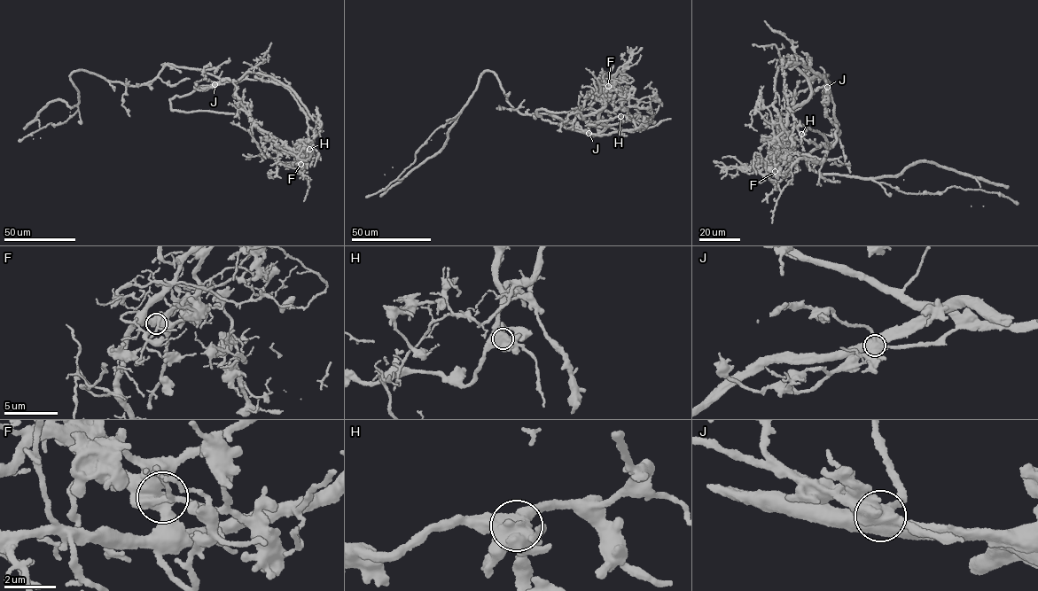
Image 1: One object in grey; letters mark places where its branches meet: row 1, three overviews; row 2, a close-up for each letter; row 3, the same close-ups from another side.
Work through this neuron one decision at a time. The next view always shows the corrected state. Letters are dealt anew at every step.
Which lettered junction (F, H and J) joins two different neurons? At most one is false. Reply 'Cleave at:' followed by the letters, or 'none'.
Cleave at: J

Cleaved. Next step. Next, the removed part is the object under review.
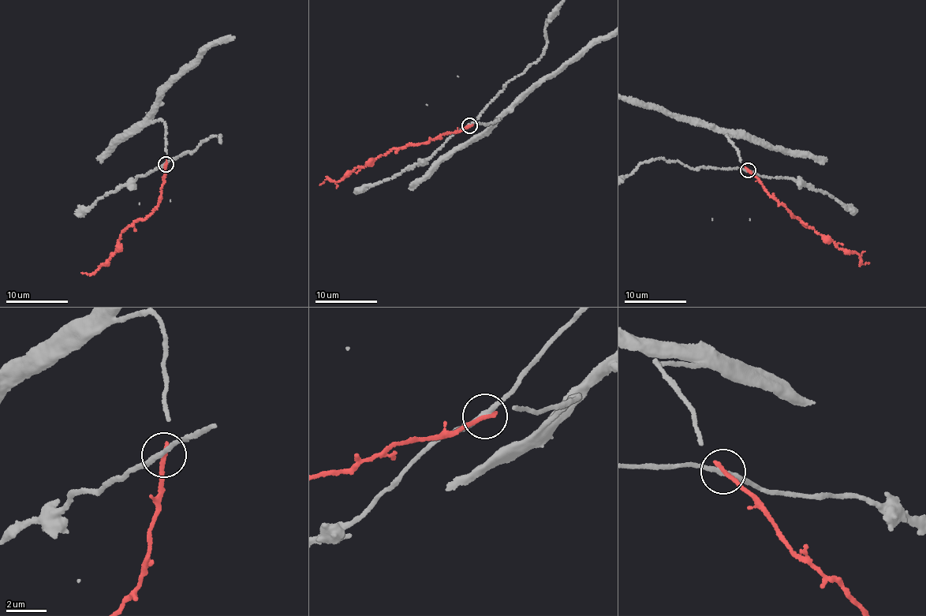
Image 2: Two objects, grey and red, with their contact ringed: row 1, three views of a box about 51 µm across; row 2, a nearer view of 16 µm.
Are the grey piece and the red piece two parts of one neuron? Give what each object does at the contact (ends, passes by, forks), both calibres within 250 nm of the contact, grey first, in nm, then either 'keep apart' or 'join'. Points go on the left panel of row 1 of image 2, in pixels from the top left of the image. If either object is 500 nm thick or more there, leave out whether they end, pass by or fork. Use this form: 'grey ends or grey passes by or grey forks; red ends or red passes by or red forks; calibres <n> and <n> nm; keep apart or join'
grey passes by; red ends; calibres 240 and 280 nm; join

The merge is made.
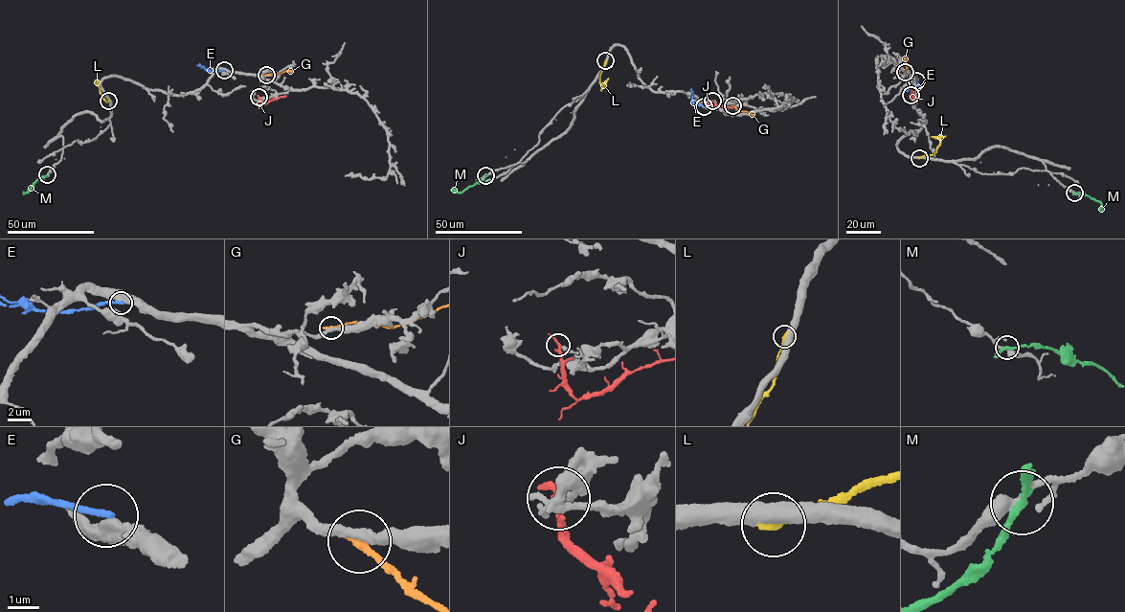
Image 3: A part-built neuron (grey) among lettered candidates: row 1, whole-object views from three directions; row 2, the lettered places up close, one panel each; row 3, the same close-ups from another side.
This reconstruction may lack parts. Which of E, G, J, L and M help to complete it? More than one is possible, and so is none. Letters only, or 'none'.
J

